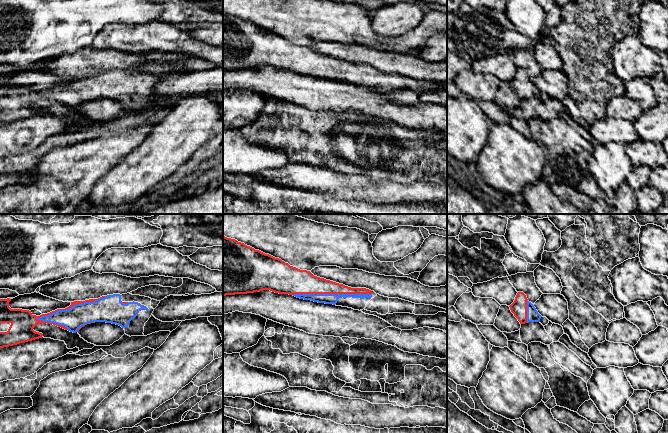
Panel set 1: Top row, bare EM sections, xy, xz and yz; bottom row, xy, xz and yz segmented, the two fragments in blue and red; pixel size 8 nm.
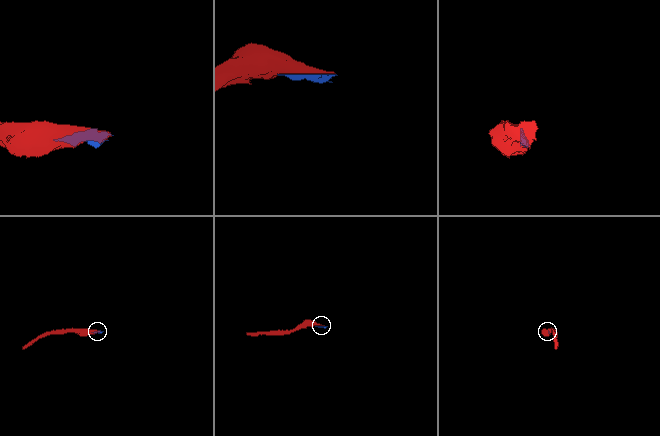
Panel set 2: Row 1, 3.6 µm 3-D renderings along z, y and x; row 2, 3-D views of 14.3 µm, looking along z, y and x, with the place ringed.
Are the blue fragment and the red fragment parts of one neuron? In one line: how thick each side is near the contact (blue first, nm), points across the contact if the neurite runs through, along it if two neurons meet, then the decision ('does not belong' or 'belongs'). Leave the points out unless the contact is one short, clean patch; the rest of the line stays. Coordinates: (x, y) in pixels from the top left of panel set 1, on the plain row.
190/30 nm | belongs

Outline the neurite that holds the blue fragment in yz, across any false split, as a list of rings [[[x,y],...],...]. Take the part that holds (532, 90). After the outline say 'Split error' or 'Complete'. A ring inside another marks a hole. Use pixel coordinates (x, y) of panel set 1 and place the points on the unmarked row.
[[[523,68],[517,69],[514,78],[509,83],[520,100],[540,98],[542,93],[534,81],[528,77],[526,71]]]. Split error

